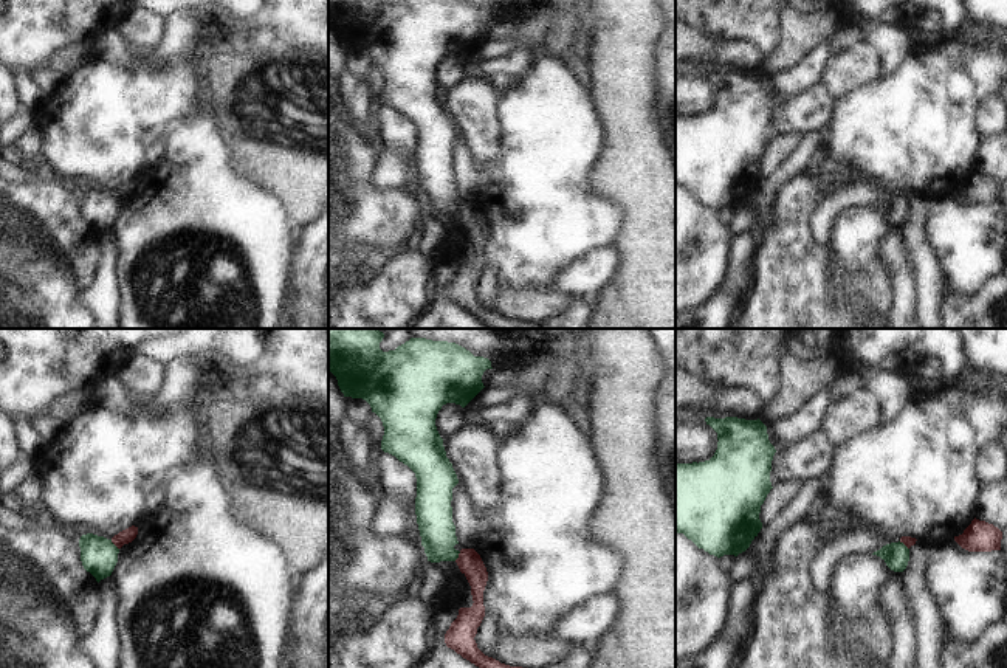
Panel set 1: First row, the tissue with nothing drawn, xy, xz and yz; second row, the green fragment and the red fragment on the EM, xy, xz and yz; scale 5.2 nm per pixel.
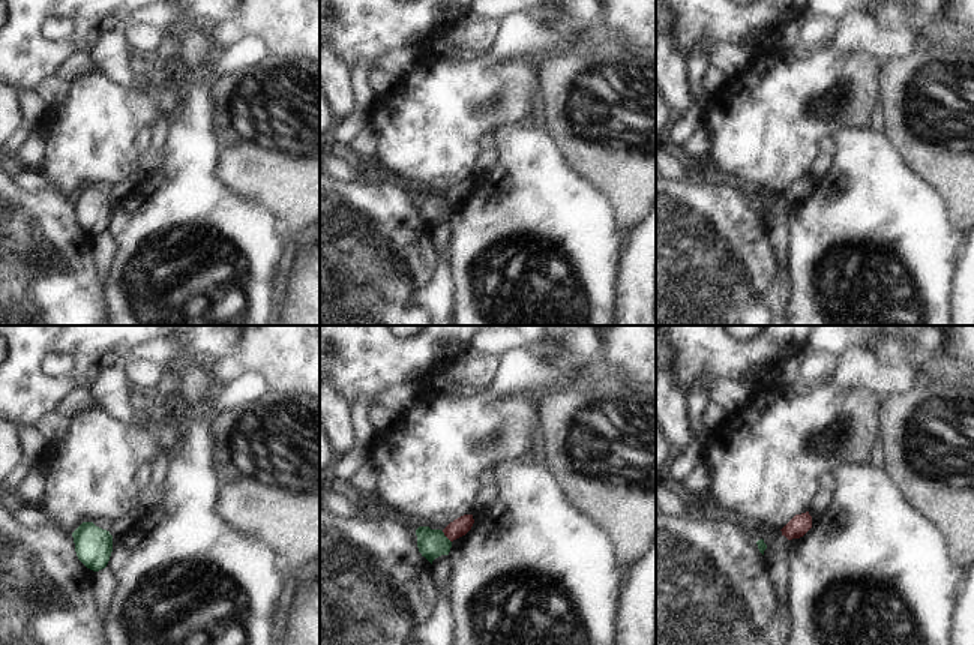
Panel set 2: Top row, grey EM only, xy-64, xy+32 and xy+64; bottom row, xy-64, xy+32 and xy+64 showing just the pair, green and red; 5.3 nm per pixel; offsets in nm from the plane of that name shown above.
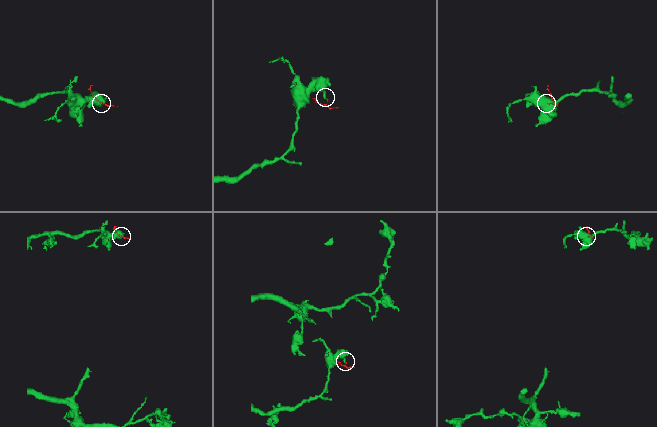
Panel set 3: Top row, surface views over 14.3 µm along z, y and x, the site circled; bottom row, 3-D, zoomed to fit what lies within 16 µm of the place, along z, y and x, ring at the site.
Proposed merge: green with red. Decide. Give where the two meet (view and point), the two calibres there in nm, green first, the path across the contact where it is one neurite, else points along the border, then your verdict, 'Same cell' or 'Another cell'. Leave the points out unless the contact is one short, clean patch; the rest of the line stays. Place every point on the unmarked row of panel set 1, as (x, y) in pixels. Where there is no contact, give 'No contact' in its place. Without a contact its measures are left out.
Touches green at xy (113, 197). Thickness 190 nm (green) against 70 nm. Boundary: xy (110, 192), (118, 202). Another cell.

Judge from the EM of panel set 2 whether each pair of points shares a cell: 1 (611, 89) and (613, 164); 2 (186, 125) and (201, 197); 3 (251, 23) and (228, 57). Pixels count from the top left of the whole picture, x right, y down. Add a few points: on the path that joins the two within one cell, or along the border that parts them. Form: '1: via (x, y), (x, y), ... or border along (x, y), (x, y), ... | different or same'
1: via (611, 107), (613, 146) | same
2: via (189, 143), (189, 179) | same
3: border along (267, 45), (257, 35), (245, 35), (224, 50) | different

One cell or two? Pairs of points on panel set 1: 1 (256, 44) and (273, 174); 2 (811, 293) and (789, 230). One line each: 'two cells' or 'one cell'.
1: two cells
2: one cell

